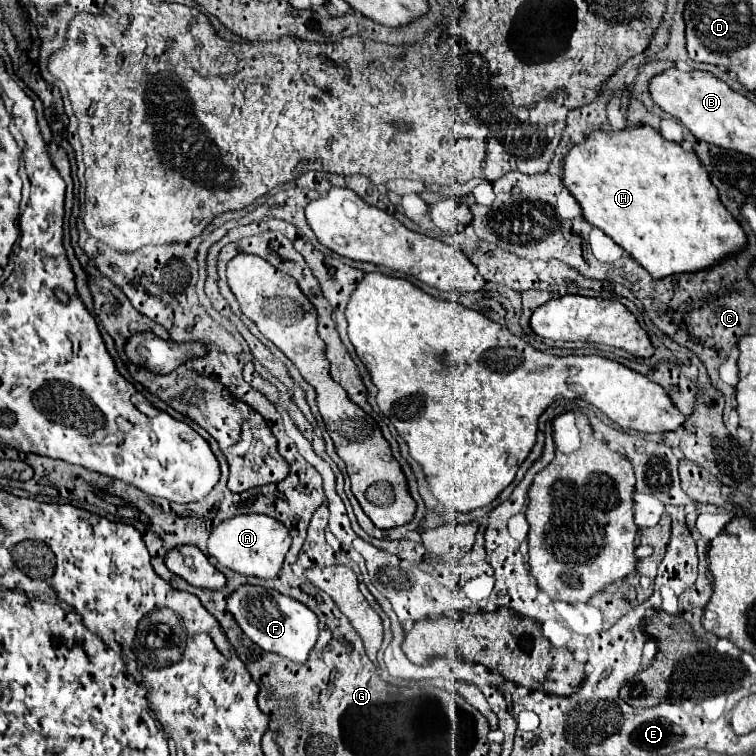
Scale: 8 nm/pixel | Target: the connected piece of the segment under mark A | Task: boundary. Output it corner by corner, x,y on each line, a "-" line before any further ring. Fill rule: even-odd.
235,515
221,521
209,535
209,555
215,557
223,567
229,567
243,575
275,577
281,569
285,553
289,551
291,535
289,529
269,515

